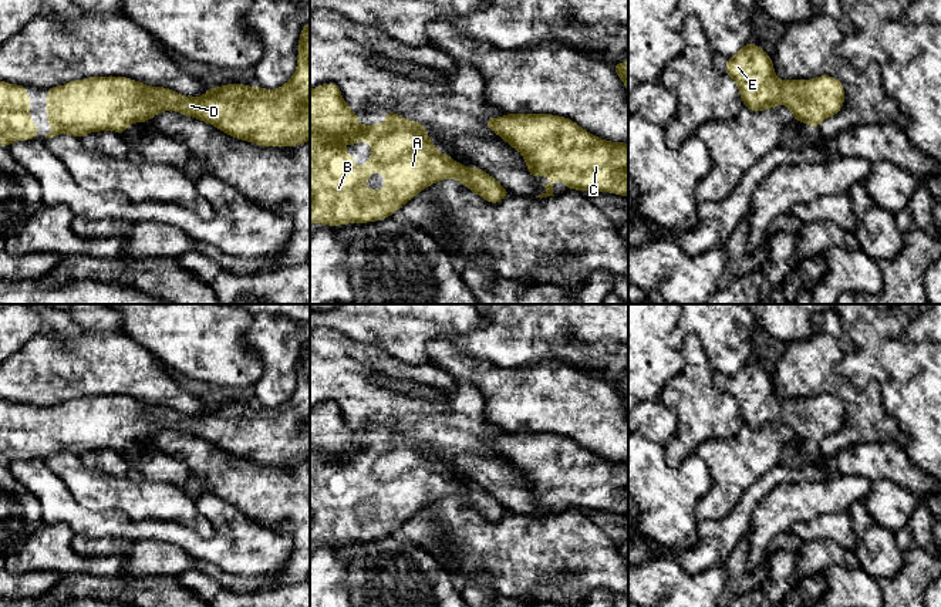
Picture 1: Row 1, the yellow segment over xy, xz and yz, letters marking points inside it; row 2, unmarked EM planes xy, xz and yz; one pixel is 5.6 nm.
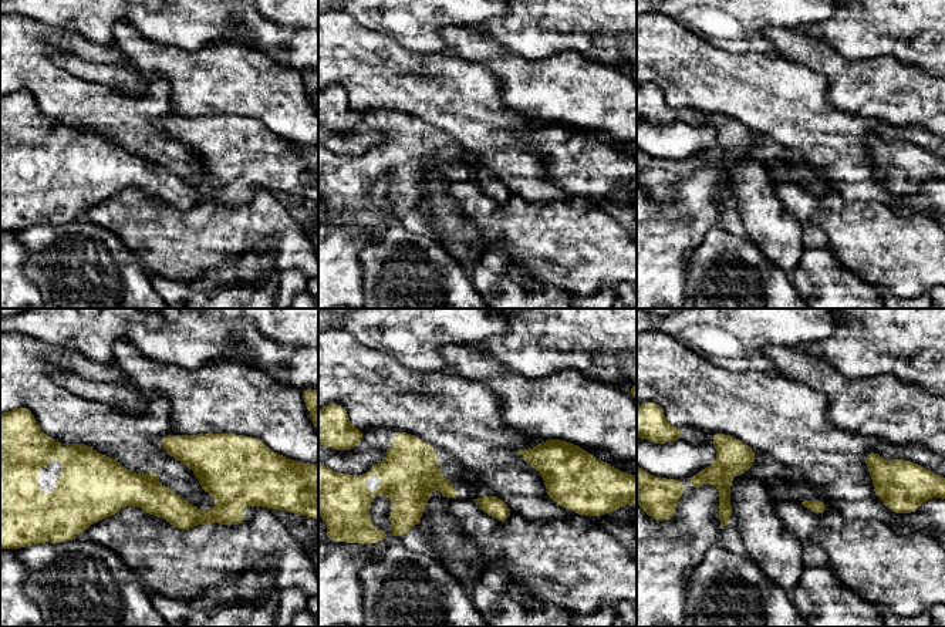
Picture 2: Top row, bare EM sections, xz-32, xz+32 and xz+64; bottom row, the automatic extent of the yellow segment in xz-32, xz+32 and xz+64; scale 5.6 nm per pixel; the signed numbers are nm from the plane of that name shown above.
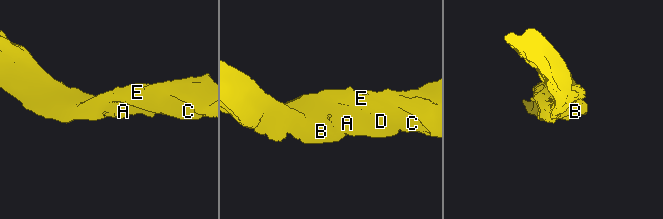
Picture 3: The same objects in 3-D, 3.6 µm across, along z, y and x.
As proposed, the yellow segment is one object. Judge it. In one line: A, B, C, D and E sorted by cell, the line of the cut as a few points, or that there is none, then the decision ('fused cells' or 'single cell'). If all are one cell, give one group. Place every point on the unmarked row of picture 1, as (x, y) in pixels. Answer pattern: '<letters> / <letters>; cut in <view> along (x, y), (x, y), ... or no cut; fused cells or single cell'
A B C D E; no cut; single cell

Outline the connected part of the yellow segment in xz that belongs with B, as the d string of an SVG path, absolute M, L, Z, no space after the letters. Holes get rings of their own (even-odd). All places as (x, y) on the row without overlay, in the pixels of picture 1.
M327 401L310 408L310 542L341 544L387 537L421 509L442 498L458 498L489 522L499 522L510 513L480 486L466 486L453 480L448 472L438 471L425 444L391 429L387 429L382 442L364 444L343 418L337 402ZM343 456L348 463L358 463L362 456L371 463L371 476L364 486L354 482L355 475L348 473L345 462L340 461ZM372 490L381 490L387 500L380 509L371 509L364 502Z

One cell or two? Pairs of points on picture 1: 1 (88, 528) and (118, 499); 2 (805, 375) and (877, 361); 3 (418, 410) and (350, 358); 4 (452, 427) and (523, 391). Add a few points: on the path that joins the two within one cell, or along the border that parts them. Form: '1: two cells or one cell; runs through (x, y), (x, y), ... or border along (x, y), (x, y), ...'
1: two cells; border along (74, 499), (90, 509), (121, 511), (138, 520)
2: two cells; border along (840, 356), (836, 371), (855, 385), (866, 385)
3: one cell; runs through (400, 408), (395, 408), (364, 377)
4: two cells; border along (466, 381), (484, 395), (486, 418), (506, 431)

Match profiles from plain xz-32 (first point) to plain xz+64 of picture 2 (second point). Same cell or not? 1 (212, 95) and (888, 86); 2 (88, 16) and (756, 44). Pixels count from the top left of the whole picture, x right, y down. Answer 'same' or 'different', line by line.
1: same
2: same

